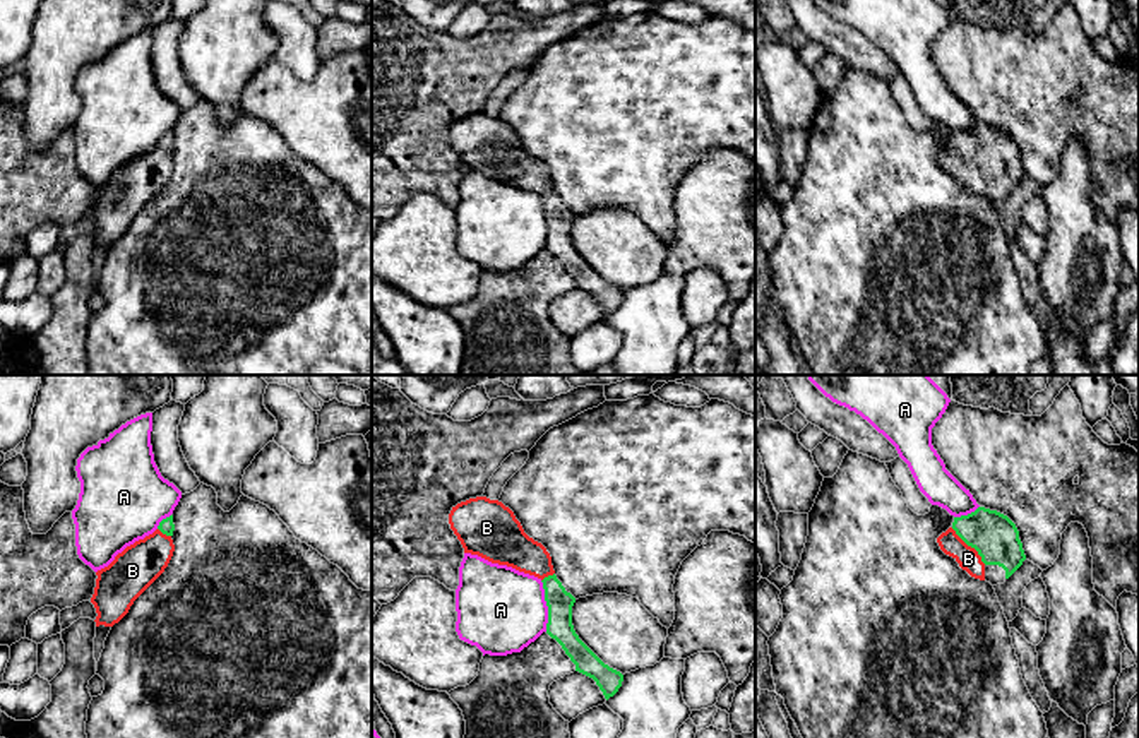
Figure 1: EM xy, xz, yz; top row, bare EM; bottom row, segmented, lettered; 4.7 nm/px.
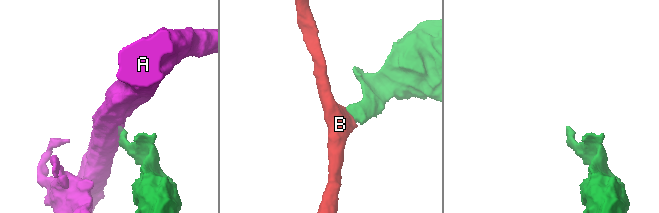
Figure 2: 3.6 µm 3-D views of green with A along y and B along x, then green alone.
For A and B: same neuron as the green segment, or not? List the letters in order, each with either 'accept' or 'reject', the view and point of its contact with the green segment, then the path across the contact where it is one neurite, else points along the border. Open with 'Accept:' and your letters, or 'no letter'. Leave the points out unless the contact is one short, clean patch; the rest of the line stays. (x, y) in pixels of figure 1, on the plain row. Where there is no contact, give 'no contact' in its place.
Accept: B
A: reject; meets green in xz at (547, 221); border along xz (540, 197), (545, 208), (547, 247)
B: accept; meets green in yz at (970, 161); runs through yz (995, 154), (978, 154), (970, 161), (968, 175)

